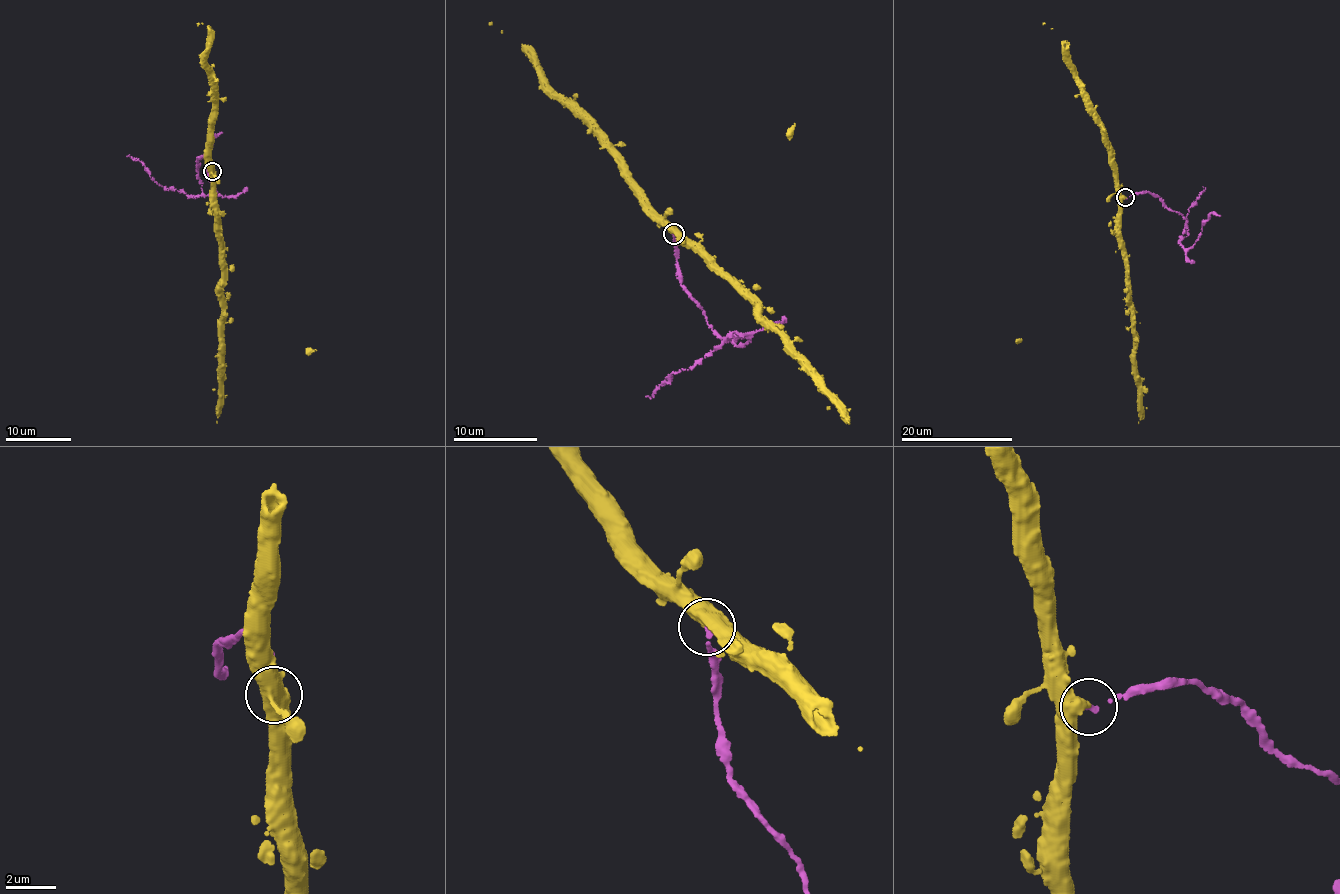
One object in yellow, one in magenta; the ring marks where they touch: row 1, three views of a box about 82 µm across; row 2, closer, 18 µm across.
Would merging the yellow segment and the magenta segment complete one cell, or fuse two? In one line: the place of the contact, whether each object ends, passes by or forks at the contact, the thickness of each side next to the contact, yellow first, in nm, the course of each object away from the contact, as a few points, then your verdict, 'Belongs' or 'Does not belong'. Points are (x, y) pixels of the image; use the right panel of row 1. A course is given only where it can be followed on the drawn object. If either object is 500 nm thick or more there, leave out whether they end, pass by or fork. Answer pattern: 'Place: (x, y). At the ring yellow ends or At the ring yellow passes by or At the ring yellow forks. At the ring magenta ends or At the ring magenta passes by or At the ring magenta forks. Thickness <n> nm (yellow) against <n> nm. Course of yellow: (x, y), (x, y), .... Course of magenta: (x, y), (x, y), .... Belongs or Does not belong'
Place: (1125, 197). At the ring yellow ends. At the ring magenta ends. Thickness 480 nm (yellow) against 160 nm. Course of yellow: (1125, 197), (1121, 199), (1121, 247), (1131, 298), (1138, 423). Course of magenta: (1125, 197), (1149, 191), (1183, 216), (1186, 220), (1187, 234), (1179, 240), (1189, 208), (1205, 191), (1203, 187). Does not belong

